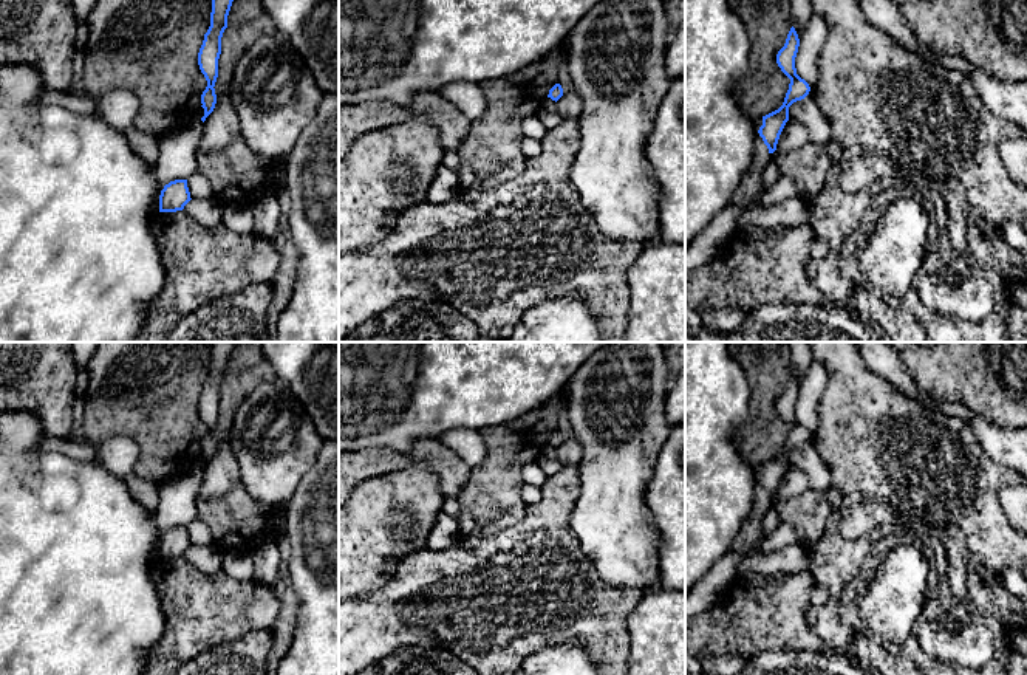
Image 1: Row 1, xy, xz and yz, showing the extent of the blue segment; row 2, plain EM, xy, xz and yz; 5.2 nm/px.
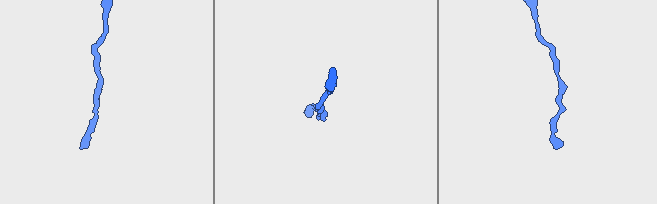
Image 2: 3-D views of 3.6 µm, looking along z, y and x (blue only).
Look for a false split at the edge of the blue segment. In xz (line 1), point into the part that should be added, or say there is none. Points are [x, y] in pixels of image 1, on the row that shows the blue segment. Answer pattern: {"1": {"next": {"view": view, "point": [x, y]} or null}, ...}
{"1": {"next": null}}

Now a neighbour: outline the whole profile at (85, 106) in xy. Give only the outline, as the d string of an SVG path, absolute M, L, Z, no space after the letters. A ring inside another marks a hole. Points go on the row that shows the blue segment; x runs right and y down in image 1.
M45 91L39 99L36 99L37 105L60 105L70 110L71 113L82 116L99 116L96 101L90 96L76 98L71 93Z

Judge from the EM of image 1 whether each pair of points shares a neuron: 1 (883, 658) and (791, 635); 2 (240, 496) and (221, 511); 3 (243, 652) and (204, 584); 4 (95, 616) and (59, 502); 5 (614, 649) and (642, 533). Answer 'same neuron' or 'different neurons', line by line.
1: different neurons
2: same neuron
3: different neurons
4: same neuron
5: different neurons

